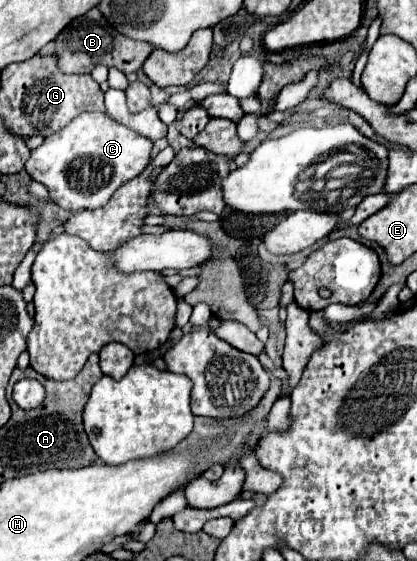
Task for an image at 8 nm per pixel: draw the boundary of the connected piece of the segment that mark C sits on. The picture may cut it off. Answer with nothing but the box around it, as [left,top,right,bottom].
[25,112,153,210]

